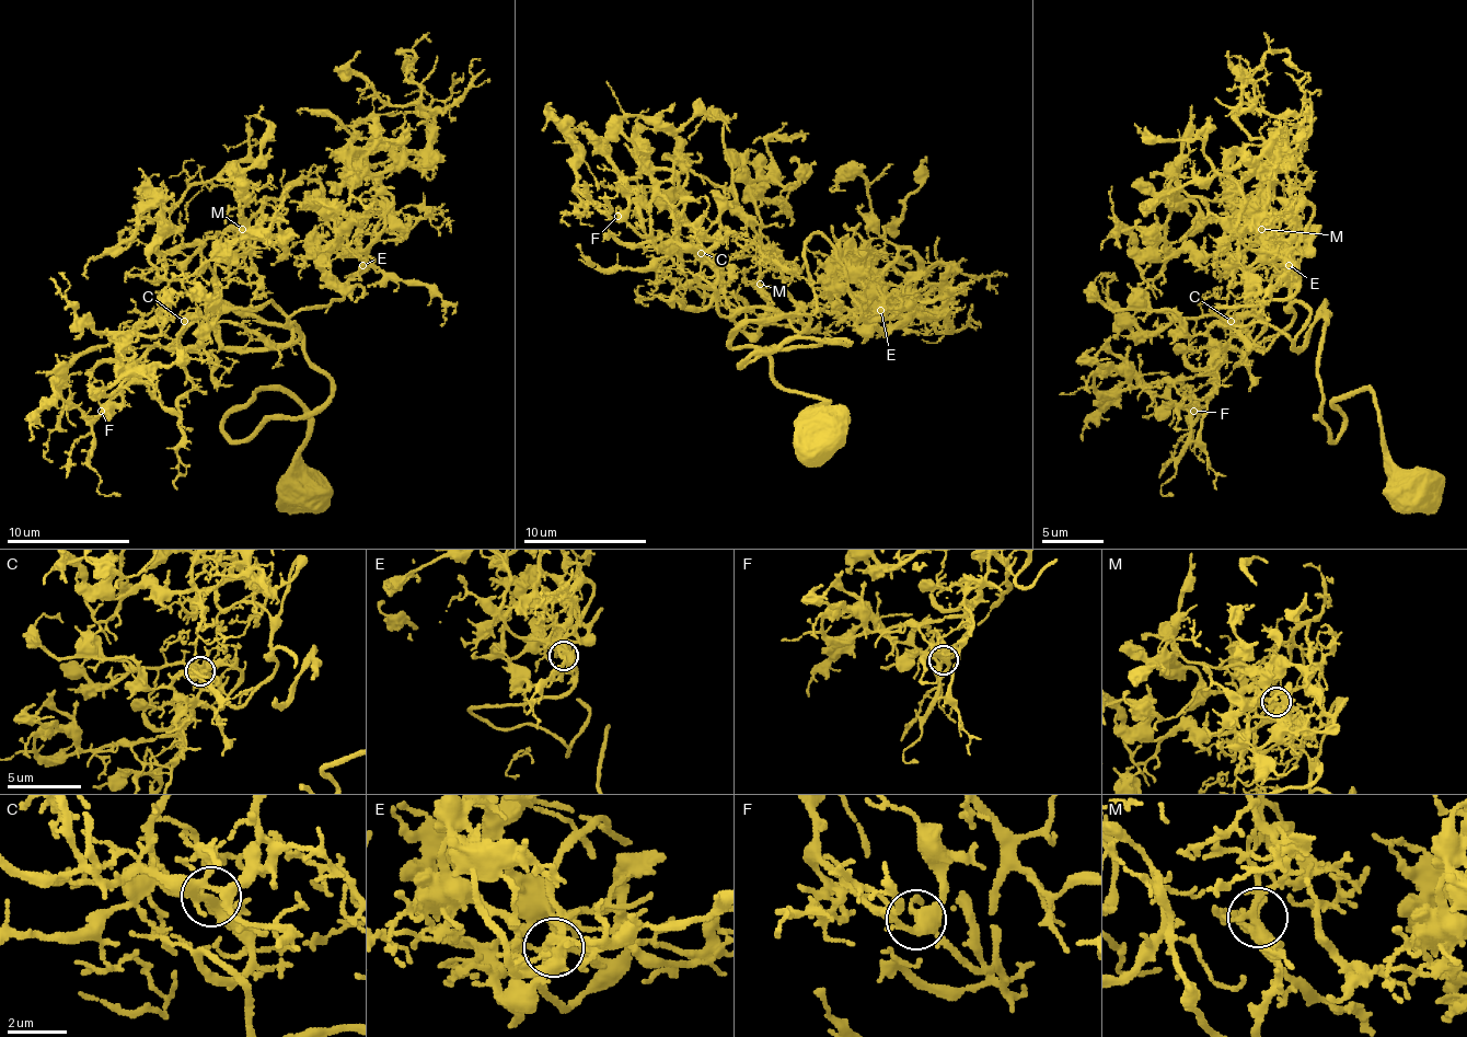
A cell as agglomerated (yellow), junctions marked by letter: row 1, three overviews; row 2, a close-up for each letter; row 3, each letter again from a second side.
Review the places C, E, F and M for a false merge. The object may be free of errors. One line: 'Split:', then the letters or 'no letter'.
Split: E

